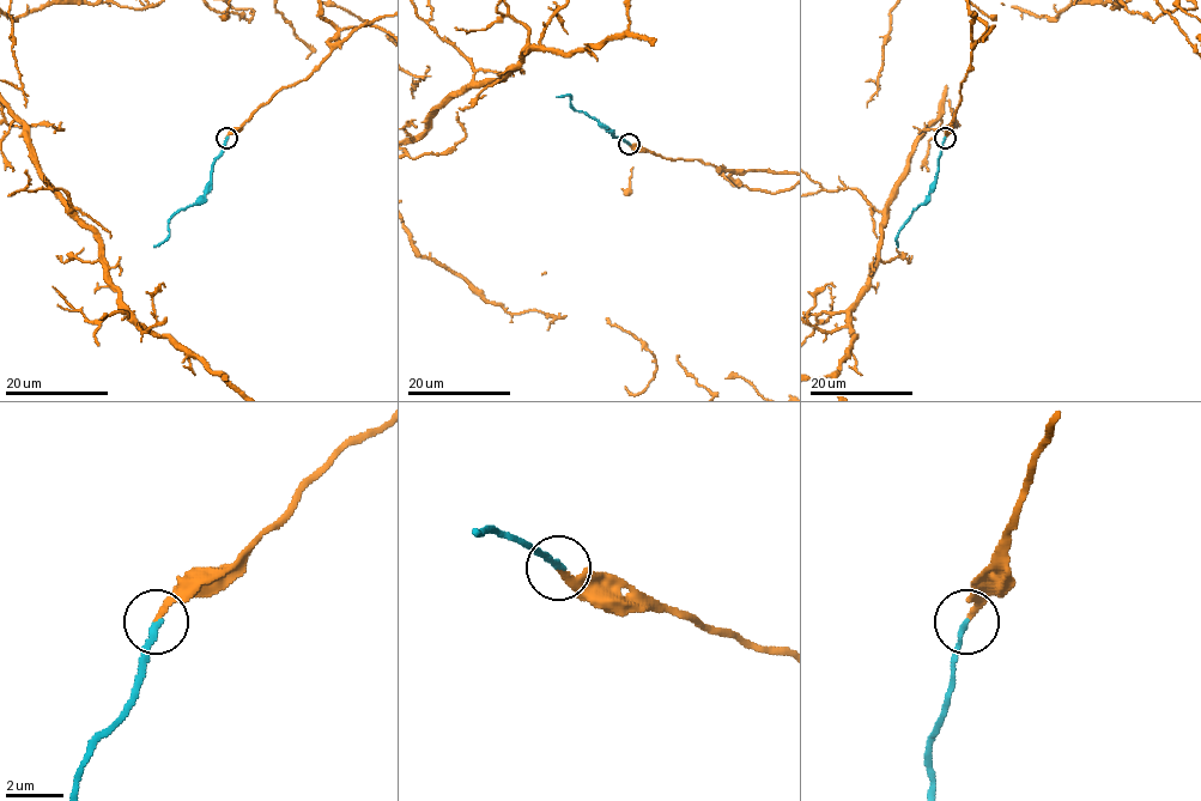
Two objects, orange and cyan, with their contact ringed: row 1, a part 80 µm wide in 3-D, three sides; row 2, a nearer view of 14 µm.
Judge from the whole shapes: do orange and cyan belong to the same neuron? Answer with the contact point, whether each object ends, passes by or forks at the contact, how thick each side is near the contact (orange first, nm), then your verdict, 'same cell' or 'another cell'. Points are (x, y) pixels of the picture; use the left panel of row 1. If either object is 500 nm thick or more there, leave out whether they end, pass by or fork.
at (226, 138); orange ends there; cyan ends there; 190 nm thick on the orange side, 200 nm on the other; same cell

